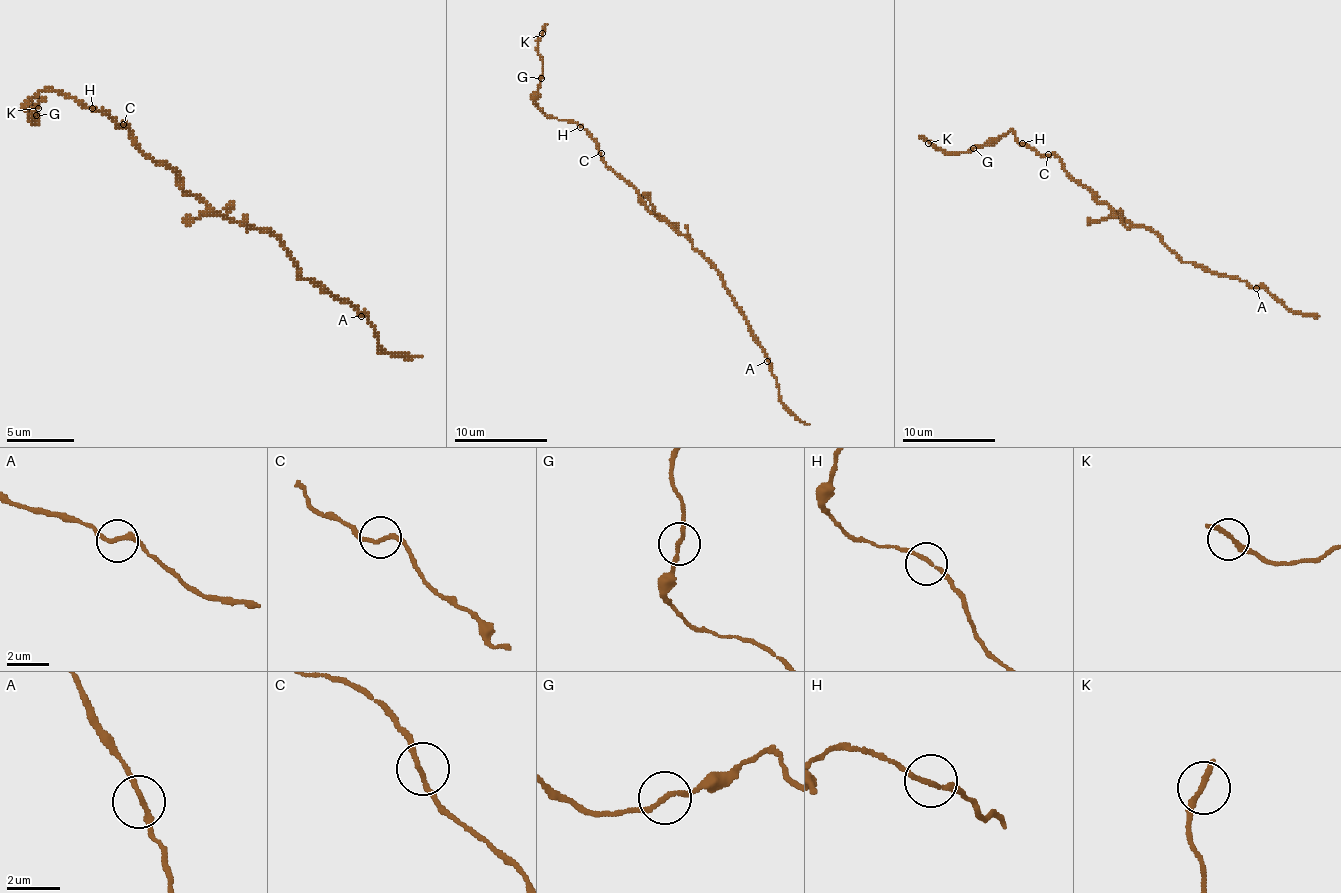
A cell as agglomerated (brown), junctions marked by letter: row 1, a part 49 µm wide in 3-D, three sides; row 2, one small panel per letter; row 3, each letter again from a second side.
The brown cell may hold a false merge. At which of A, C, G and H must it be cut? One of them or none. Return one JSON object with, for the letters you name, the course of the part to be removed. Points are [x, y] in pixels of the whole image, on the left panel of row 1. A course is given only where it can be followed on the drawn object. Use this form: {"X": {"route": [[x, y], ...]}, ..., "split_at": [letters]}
{"split_at": []}

